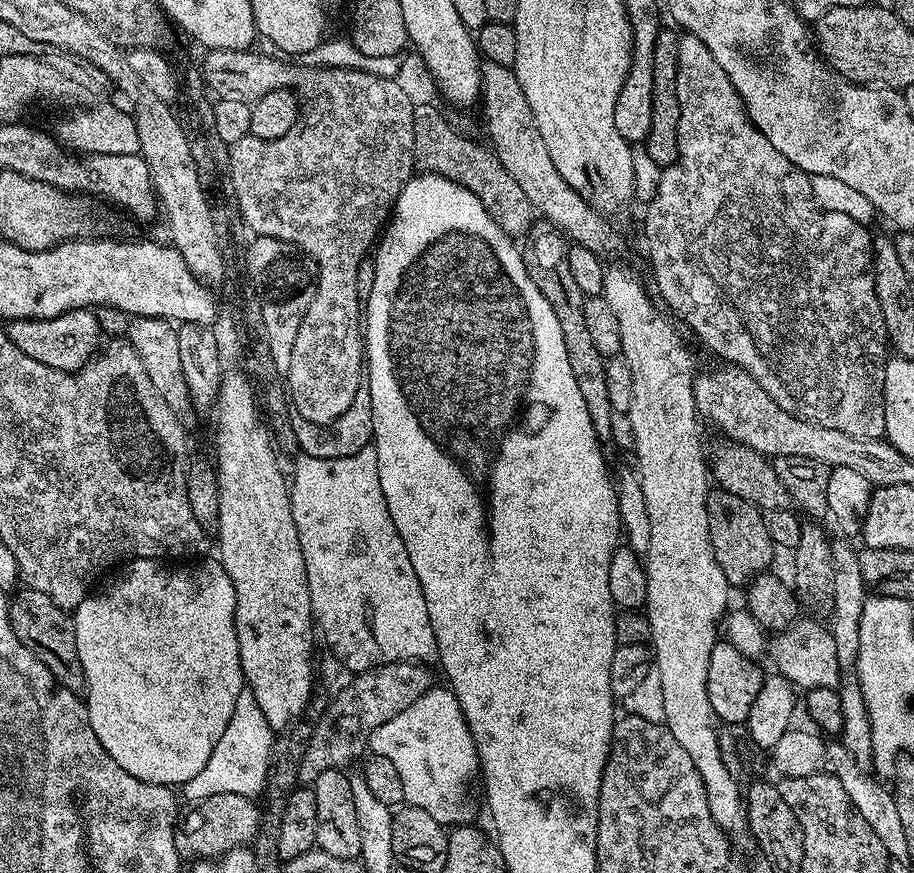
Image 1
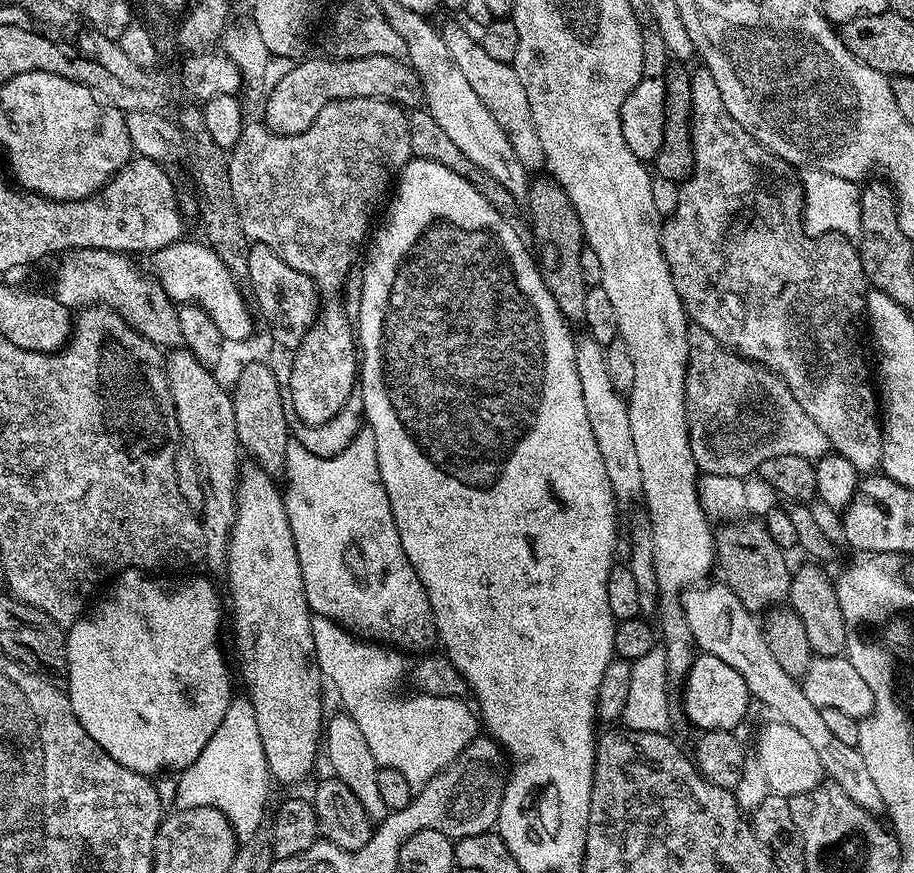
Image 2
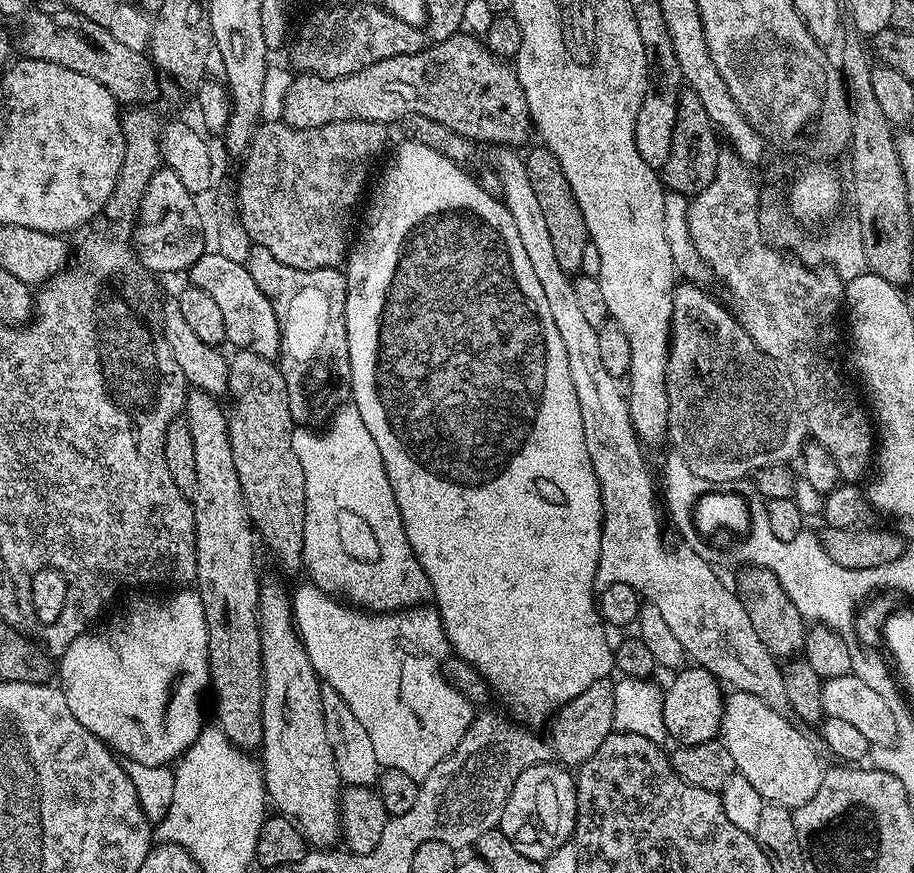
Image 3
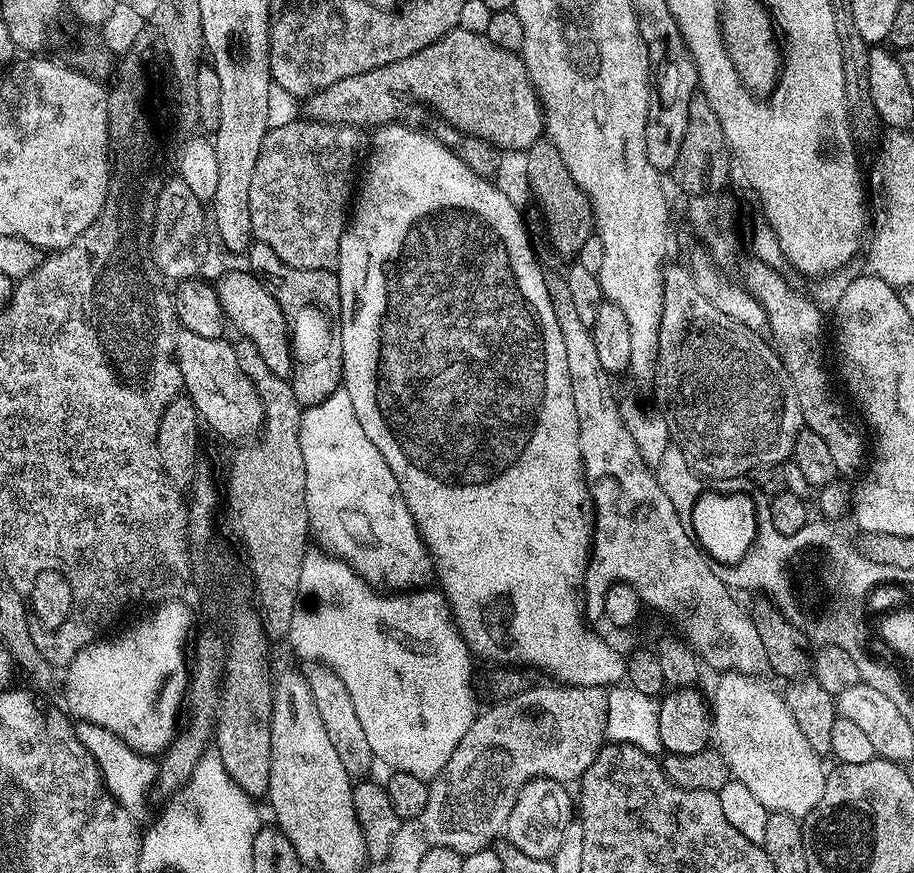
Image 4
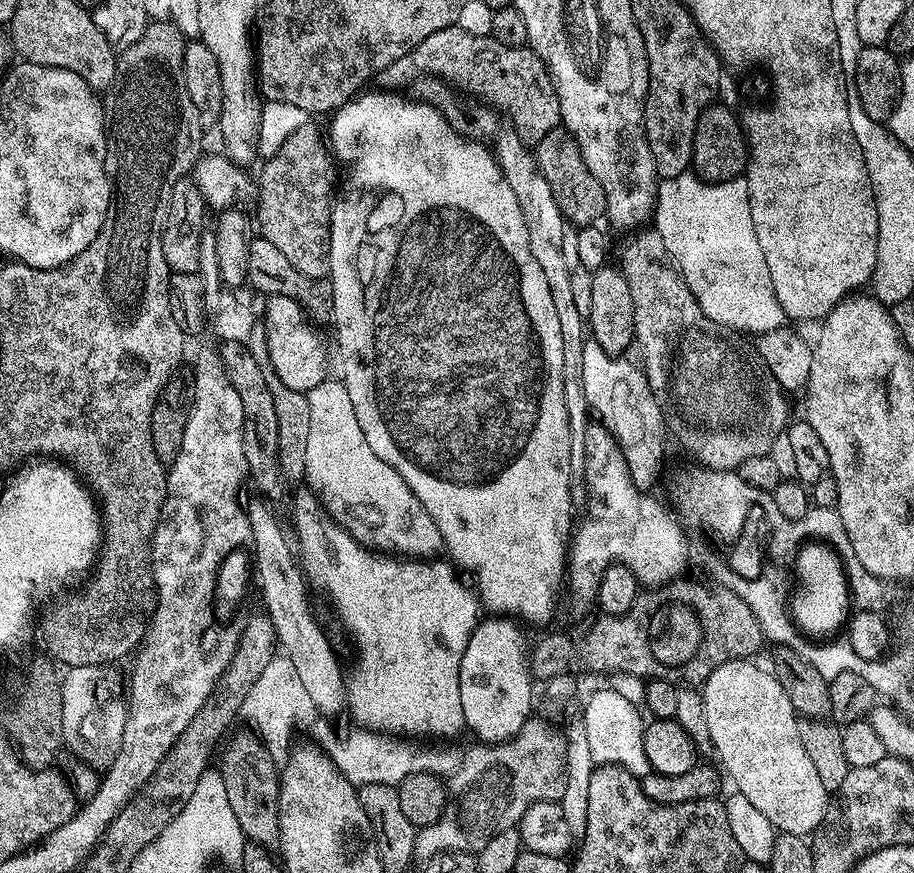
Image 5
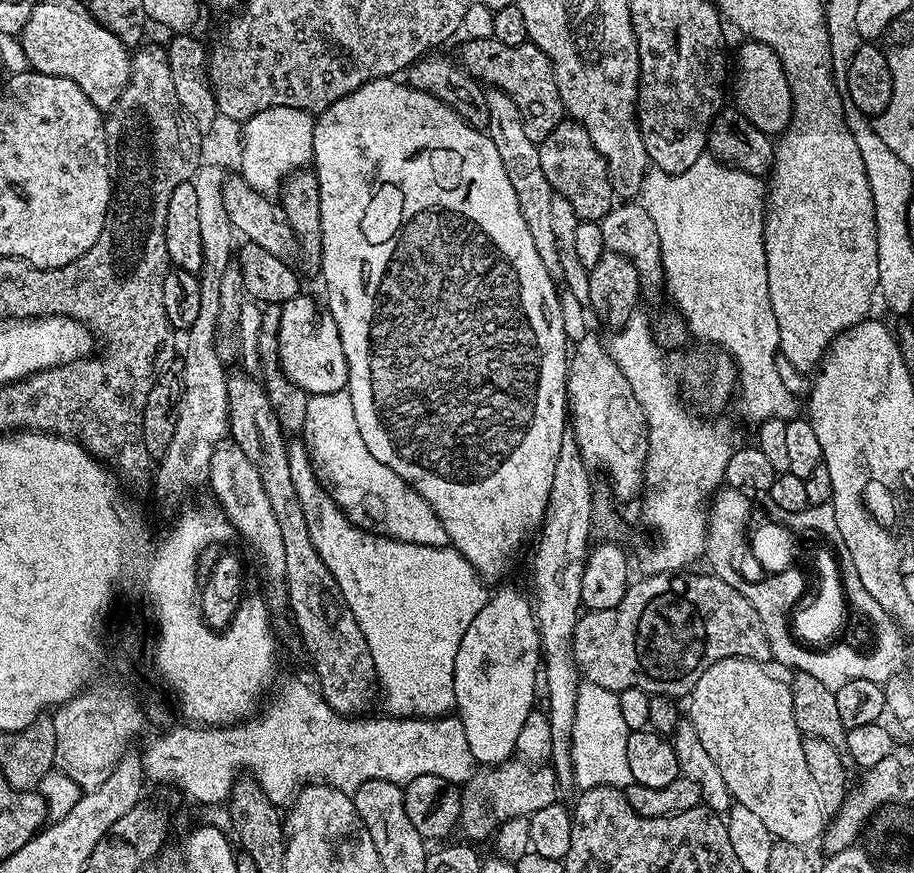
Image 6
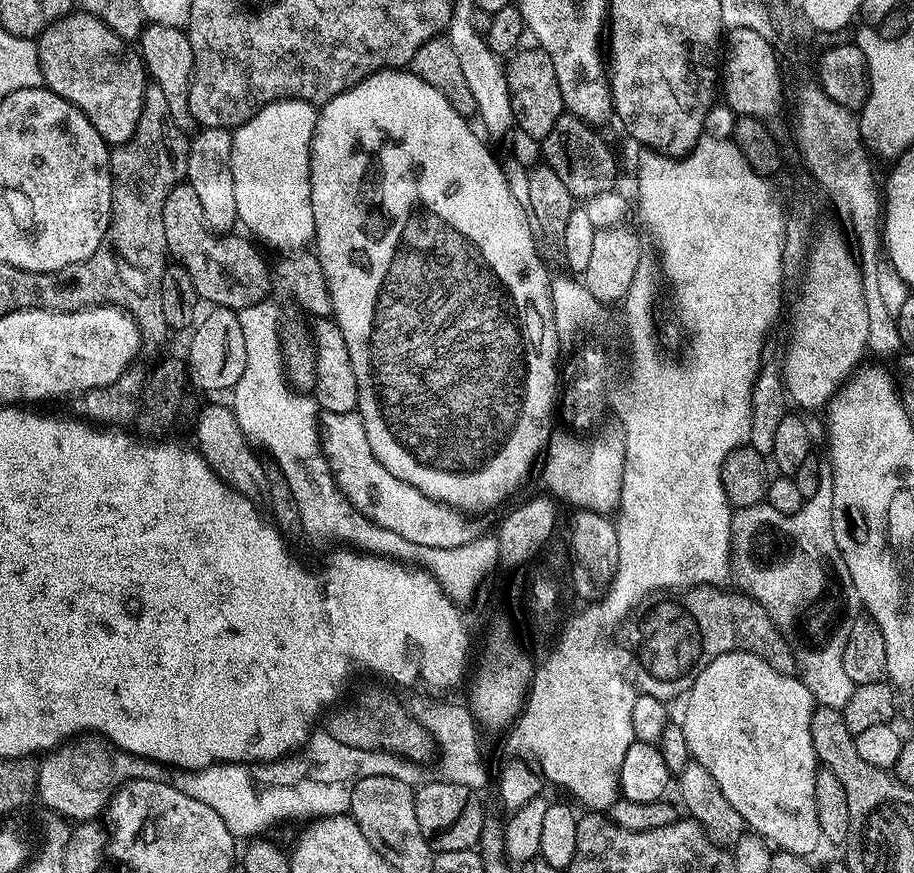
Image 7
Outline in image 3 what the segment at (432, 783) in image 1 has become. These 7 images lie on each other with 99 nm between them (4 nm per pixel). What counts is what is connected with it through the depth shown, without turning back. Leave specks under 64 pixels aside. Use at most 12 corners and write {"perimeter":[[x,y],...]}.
{"perimeter":[[302,583],[310,666],[384,768],[425,780],[473,705],[439,610],[369,612]]}

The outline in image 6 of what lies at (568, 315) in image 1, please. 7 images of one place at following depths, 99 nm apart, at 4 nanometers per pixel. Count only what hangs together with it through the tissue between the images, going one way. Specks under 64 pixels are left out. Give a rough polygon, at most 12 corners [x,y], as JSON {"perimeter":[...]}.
{"perimeter":[[571,118],[538,145],[553,193],[600,221],[614,193],[606,162]]}

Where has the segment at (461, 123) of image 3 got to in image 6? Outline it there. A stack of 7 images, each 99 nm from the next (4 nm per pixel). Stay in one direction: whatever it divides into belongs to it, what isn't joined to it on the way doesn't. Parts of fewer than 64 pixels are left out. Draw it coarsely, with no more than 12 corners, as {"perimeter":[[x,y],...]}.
{"perimeter":[[465,39],[463,64],[518,106],[526,134],[565,119],[551,58],[537,44]]}

